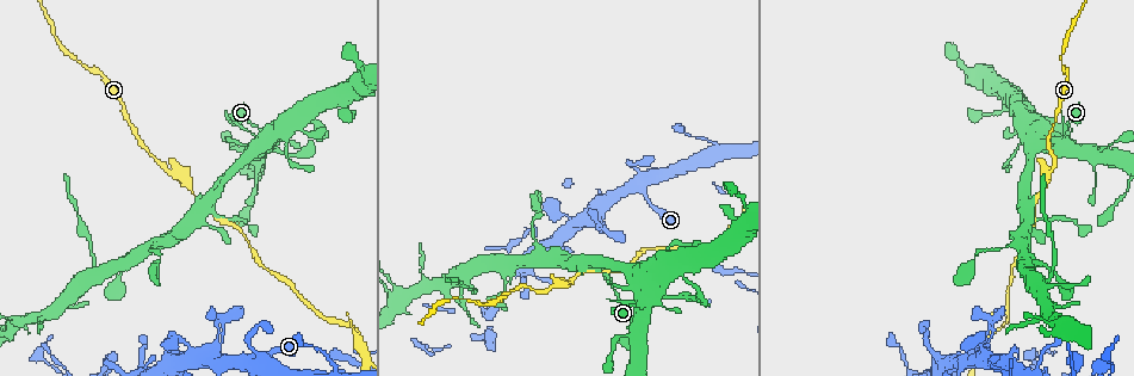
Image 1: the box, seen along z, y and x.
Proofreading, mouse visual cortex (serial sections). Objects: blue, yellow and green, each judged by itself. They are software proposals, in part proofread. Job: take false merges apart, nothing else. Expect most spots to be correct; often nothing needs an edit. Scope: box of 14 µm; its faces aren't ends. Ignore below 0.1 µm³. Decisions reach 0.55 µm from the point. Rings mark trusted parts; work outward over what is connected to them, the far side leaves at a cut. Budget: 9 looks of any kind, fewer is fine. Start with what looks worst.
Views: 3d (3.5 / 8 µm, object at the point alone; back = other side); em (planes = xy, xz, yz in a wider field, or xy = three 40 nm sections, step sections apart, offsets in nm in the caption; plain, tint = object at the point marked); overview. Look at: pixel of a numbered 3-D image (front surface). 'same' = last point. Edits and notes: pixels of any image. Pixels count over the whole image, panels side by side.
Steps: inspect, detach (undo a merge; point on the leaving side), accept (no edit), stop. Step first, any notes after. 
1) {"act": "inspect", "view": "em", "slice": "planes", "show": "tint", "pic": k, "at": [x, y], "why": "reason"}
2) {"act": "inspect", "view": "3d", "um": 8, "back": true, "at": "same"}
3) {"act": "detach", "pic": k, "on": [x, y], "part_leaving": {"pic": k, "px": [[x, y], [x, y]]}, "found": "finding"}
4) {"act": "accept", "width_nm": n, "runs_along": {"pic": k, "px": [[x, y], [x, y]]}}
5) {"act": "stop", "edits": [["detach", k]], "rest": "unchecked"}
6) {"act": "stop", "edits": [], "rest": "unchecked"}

{"act": "inspect", "view": "3d", "um": 3.5, "pic": 1, "at": [1048, 282], "why": "thin arm on a thick one"}

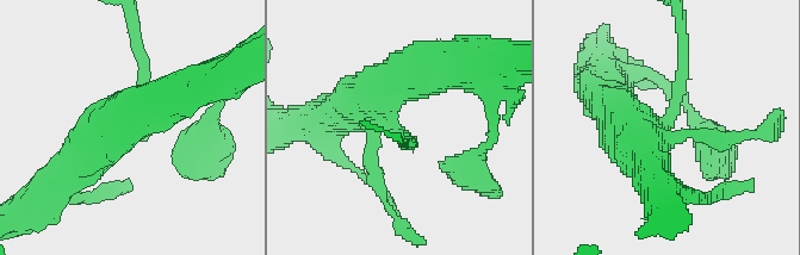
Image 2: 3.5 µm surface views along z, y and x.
{"act": "inspect", "view": "em", "slice": "xy", "step": 5, "show": "tint", "pic": 2, "at": [389, 119]}

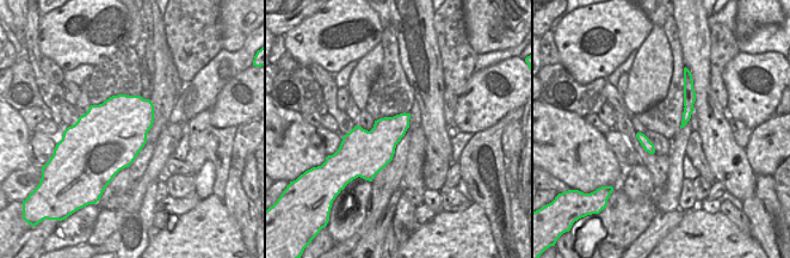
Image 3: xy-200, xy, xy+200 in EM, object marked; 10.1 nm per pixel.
{"act": "detach", "pic": 2, "on": [683, 70], "part_leaving": {"pic": 2, "px": [[673, 110], [682, 87], [682, 25]]}, "found": "a second cell is stuck on"}

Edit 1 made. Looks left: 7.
{"act": "inspect", "view": "overview", "why": "redraw"}

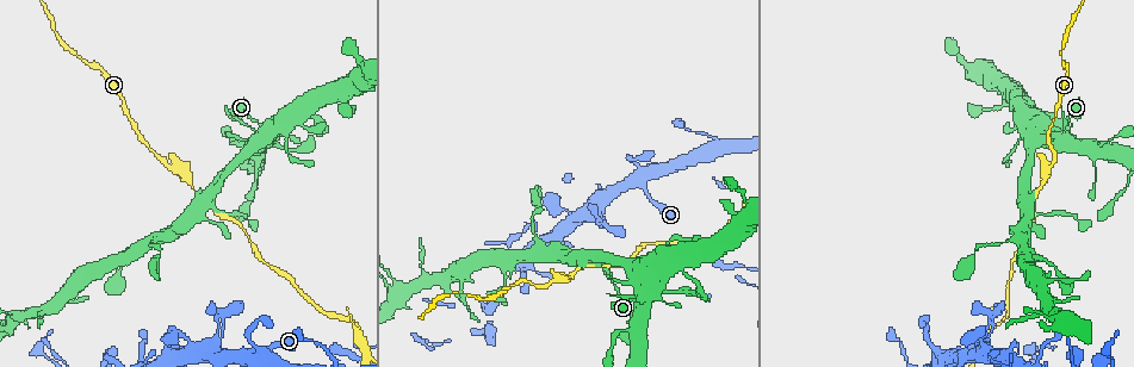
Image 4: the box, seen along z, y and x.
{"act": "inspect", "view": "3d", "um": 3.5, "back": true, "pic": 4, "at": [190, 183], "why": "thick turns thin"}

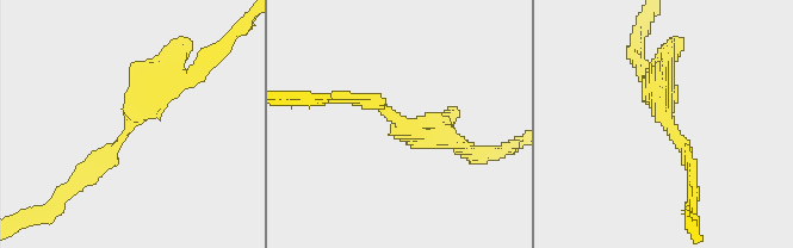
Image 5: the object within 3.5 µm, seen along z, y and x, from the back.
{"act": "inspect", "view": "em", "slice": "xy", "step": 3, "show": "tint", "pic": 5, "at": [400, 127], "why": "now the EM"}

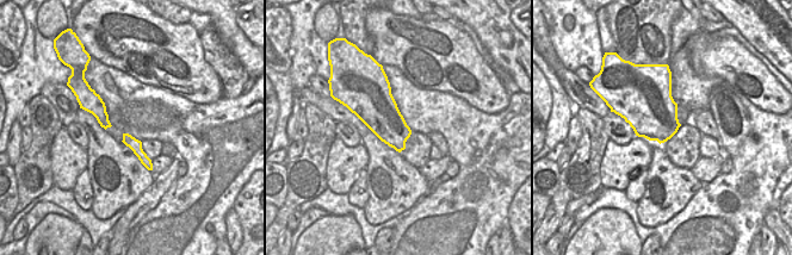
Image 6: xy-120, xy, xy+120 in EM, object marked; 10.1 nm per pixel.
{"act": "accept", "arm_widths_nm": [150, 250], "runs_along": {"pic": 6, "px": [[125, 136], [149, 166]]}, "found": "all the same cell"}

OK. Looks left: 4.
{"act": "inspect", "view": "3d", "um": 3.5, "pic": 4, "at": [646, 191], "why": "thin neck"}

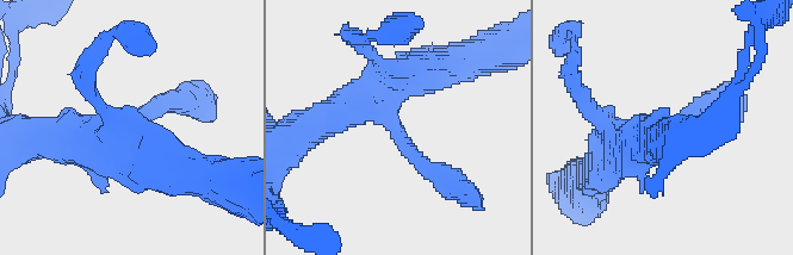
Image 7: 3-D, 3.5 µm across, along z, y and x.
{"act": "inspect", "view": "em", "slice": "xy", "step": 3, "show": "tint", "pic": 7, "at": [388, 126], "why": "now the EM"}

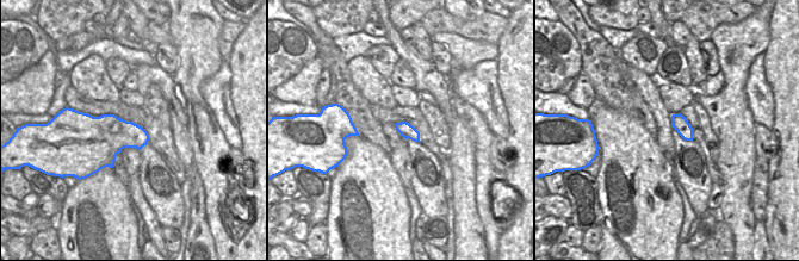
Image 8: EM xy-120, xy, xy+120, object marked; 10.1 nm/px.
{"act": "accept", "runs_along": {"pic": 7, "px": [[441, 178], [376, 101], [335, 113]]}, "found": "all the same cell"}

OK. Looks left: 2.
{"act": "inspect", "view": "3d", "um": 3.5, "pic": 4, "at": [218, 318], "why": "sharp bend"}

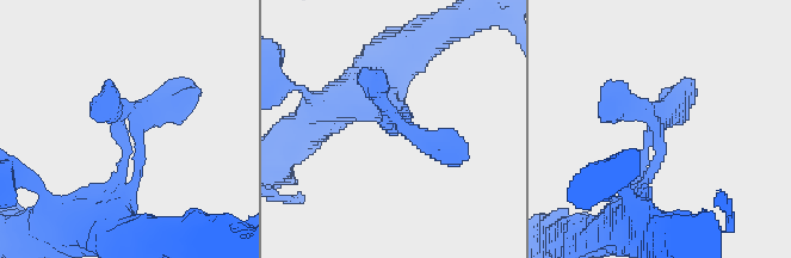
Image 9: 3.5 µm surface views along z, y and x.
{"act": "inspect", "view": "em", "slice": "xy", "step": 3, "show": "tint", "pic": 9, "at": [393, 124]}

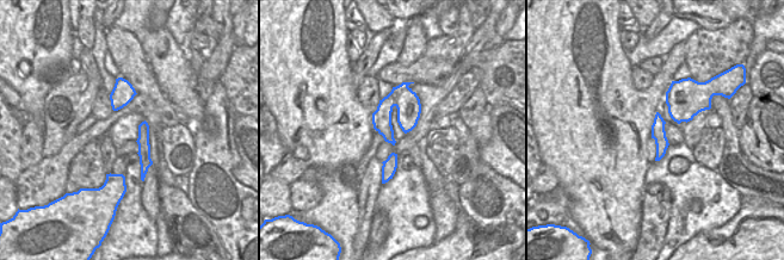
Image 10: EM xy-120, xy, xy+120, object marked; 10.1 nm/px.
{"act": "accept", "runs_along": {"pic": 9, "px": [[110, 194], [124, 164], [121, 127], [190, 91]]}, "found": "continuous, no second cell"}

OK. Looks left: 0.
{"act": "stop", "edits": [["detach", 2]], "rest": "unchecked"}

